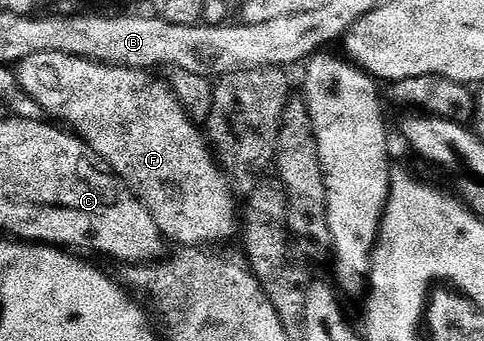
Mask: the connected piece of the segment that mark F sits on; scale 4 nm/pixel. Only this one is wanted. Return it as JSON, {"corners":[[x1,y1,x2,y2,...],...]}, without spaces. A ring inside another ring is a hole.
{"corners":[[32,53,32,57,17,64,16,74,20,85,32,93,43,112,89,145,107,168,129,187,144,209,152,213,152,221,156,221,167,240,175,239,175,244,184,247,206,249,239,234,240,207,234,204,236,191,232,180,222,170,199,124,186,114,161,78,153,79,150,71,109,67,107,63,68,53]]}

